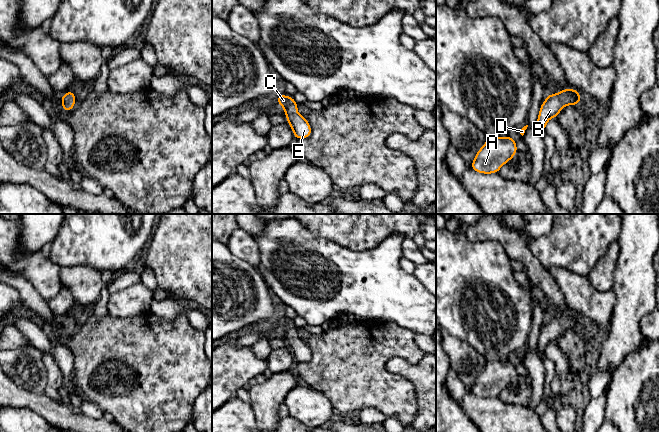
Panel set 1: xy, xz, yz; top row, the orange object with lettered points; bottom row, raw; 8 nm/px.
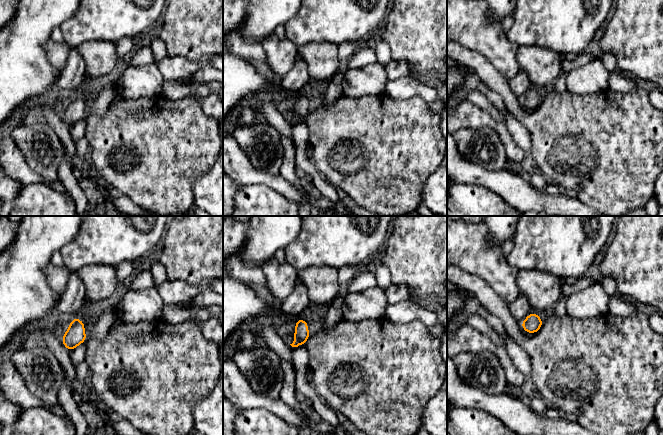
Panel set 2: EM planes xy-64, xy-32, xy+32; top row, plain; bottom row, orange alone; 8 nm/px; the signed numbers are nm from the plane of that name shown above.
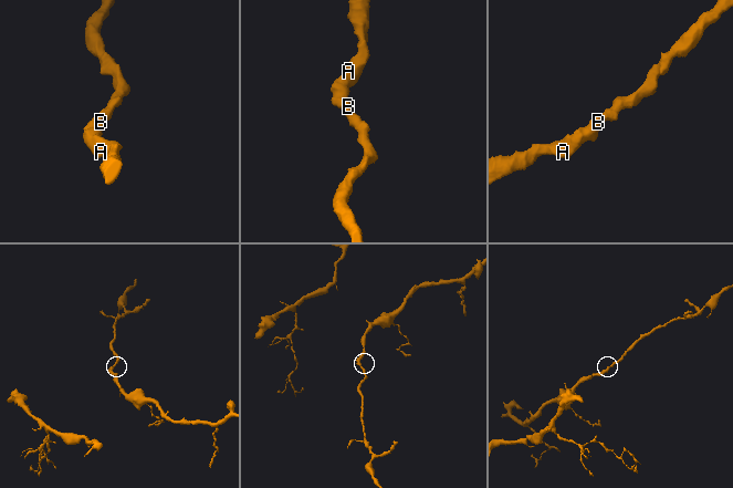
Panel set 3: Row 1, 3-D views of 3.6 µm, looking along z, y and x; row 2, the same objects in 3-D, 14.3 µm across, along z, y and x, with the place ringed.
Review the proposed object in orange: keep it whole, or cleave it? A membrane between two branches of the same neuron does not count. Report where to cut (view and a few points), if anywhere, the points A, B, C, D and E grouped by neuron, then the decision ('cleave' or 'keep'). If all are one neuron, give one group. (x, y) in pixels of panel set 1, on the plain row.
no cut; A B C D E; keep

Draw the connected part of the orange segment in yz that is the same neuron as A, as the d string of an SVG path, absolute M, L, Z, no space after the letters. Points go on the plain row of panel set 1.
M489 361L471 388L477 397L499 397L500 392L518 376L516 365L511 361Z

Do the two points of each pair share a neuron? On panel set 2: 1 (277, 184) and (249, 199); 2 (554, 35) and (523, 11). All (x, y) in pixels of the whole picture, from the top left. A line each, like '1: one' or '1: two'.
1: two
2: one

